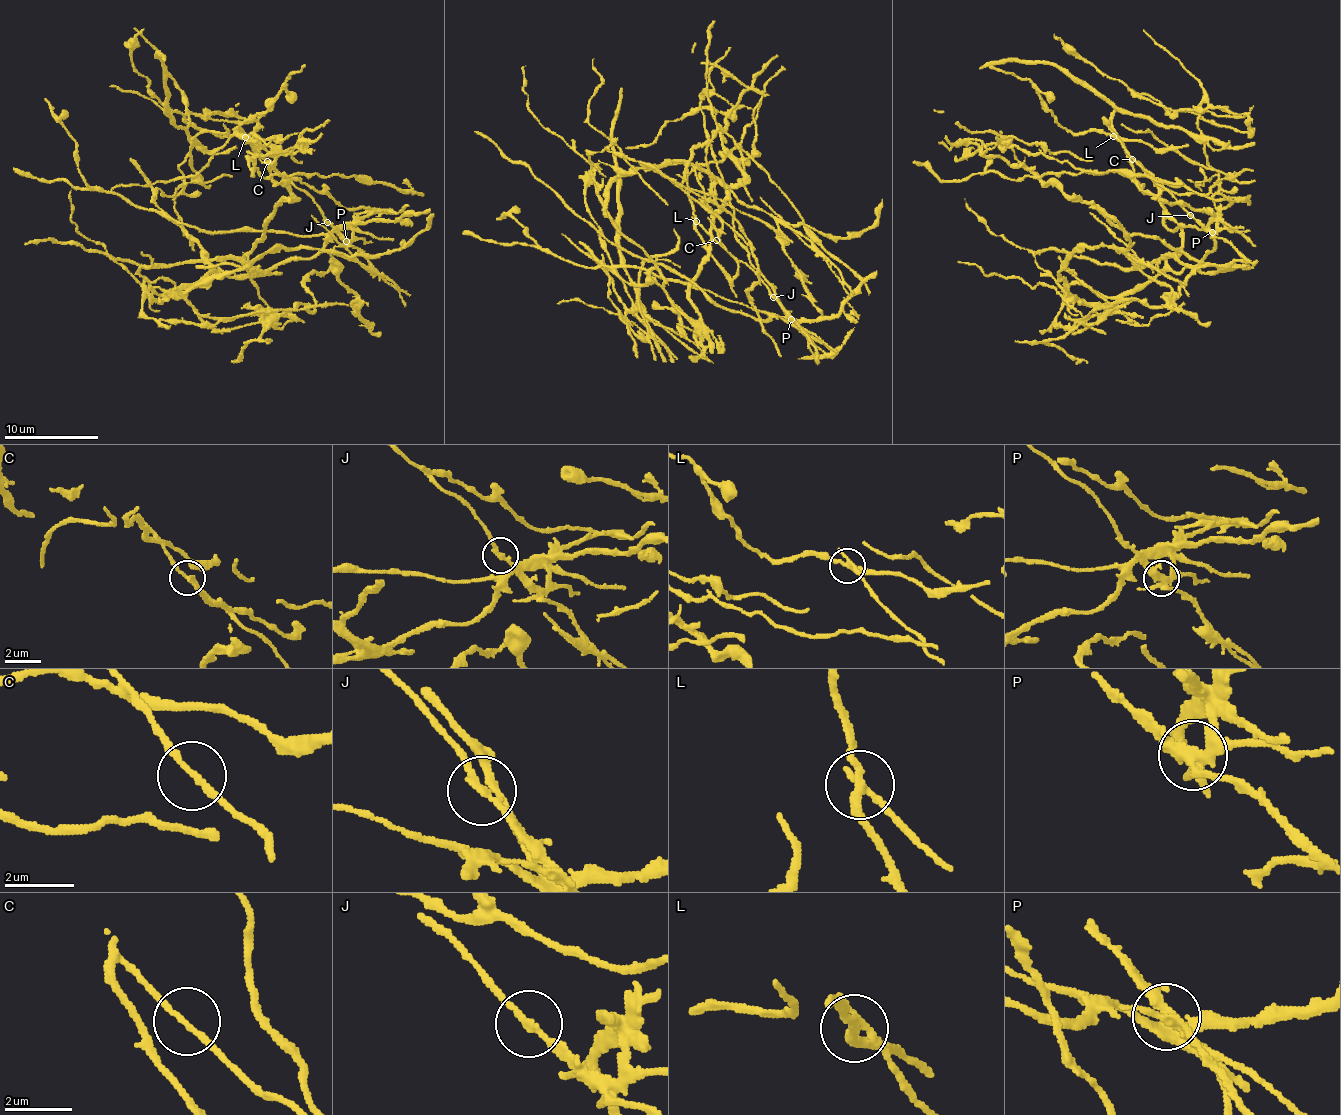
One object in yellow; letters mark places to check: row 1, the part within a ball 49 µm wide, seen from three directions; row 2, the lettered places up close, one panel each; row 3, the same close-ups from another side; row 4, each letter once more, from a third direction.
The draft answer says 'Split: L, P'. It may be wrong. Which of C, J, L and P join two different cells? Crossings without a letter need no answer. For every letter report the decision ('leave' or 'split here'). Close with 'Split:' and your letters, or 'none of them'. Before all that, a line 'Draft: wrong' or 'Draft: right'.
Draft: right
C: leave
J: leave
L: split here
P: split here
Split: L, P

